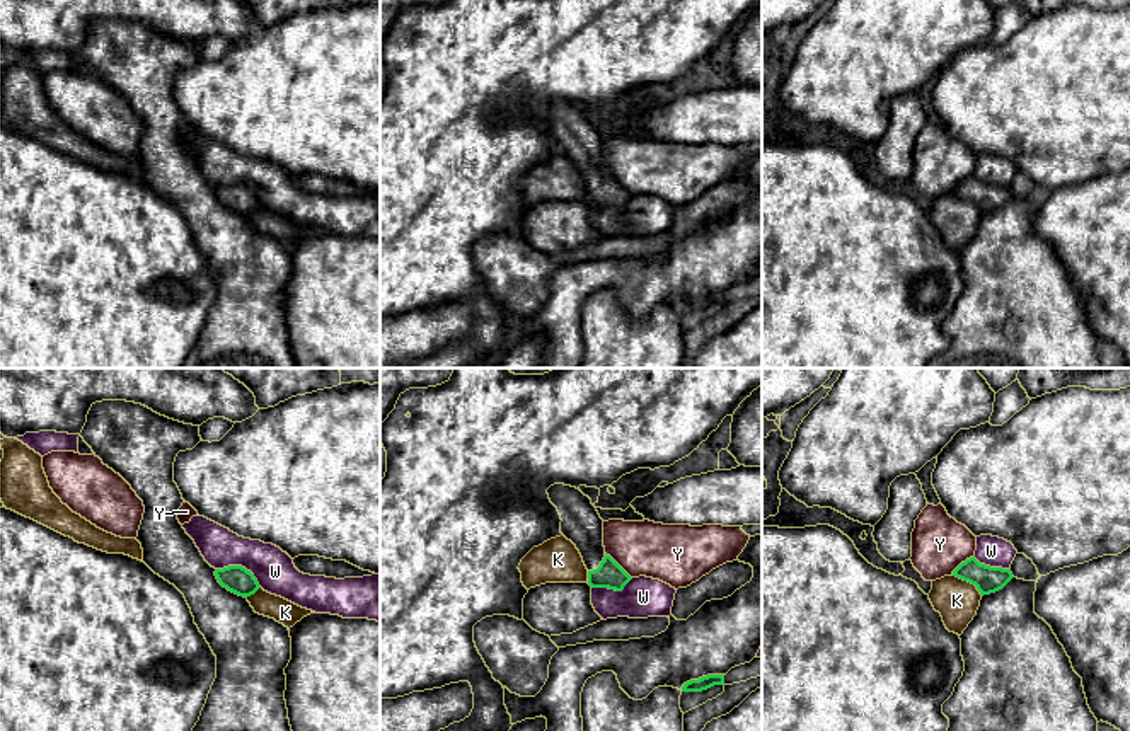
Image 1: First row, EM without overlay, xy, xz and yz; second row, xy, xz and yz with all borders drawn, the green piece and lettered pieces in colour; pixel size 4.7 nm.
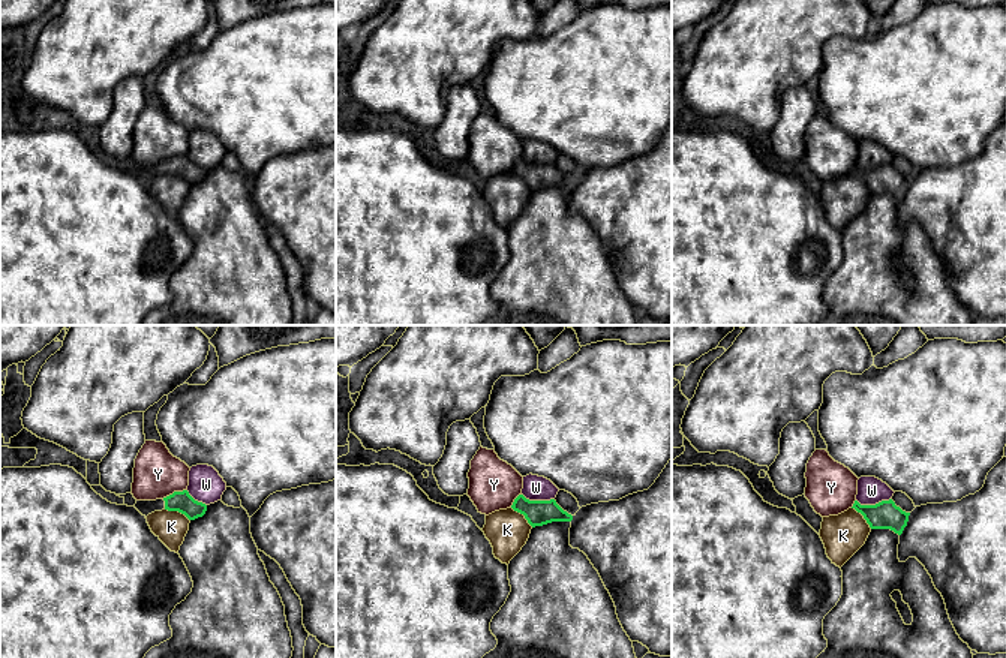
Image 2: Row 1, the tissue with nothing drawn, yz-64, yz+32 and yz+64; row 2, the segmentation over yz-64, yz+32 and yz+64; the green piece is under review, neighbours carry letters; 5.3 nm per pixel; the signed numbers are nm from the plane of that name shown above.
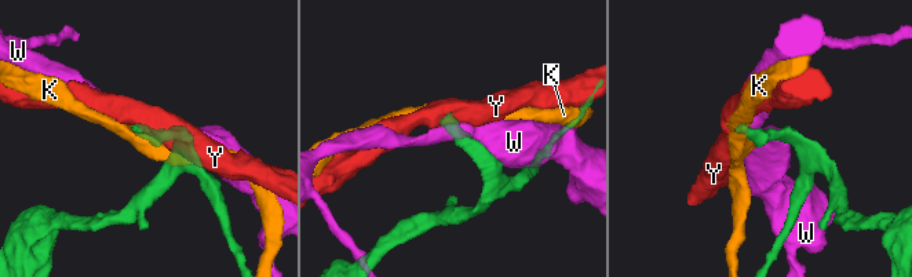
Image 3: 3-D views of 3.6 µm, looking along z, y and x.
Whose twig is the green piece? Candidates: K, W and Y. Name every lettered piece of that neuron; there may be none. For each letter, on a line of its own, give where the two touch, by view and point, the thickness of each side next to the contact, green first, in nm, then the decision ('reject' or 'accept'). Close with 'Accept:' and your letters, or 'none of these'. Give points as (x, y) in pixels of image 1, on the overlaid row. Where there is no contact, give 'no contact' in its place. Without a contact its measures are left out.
K: yz (968, 581) | 130/200 nm | reject
W: xy (241, 566) | 130/190 nm | reject
Y: xz (619, 566) | 130/280 nm | reject
Accept: none of these

